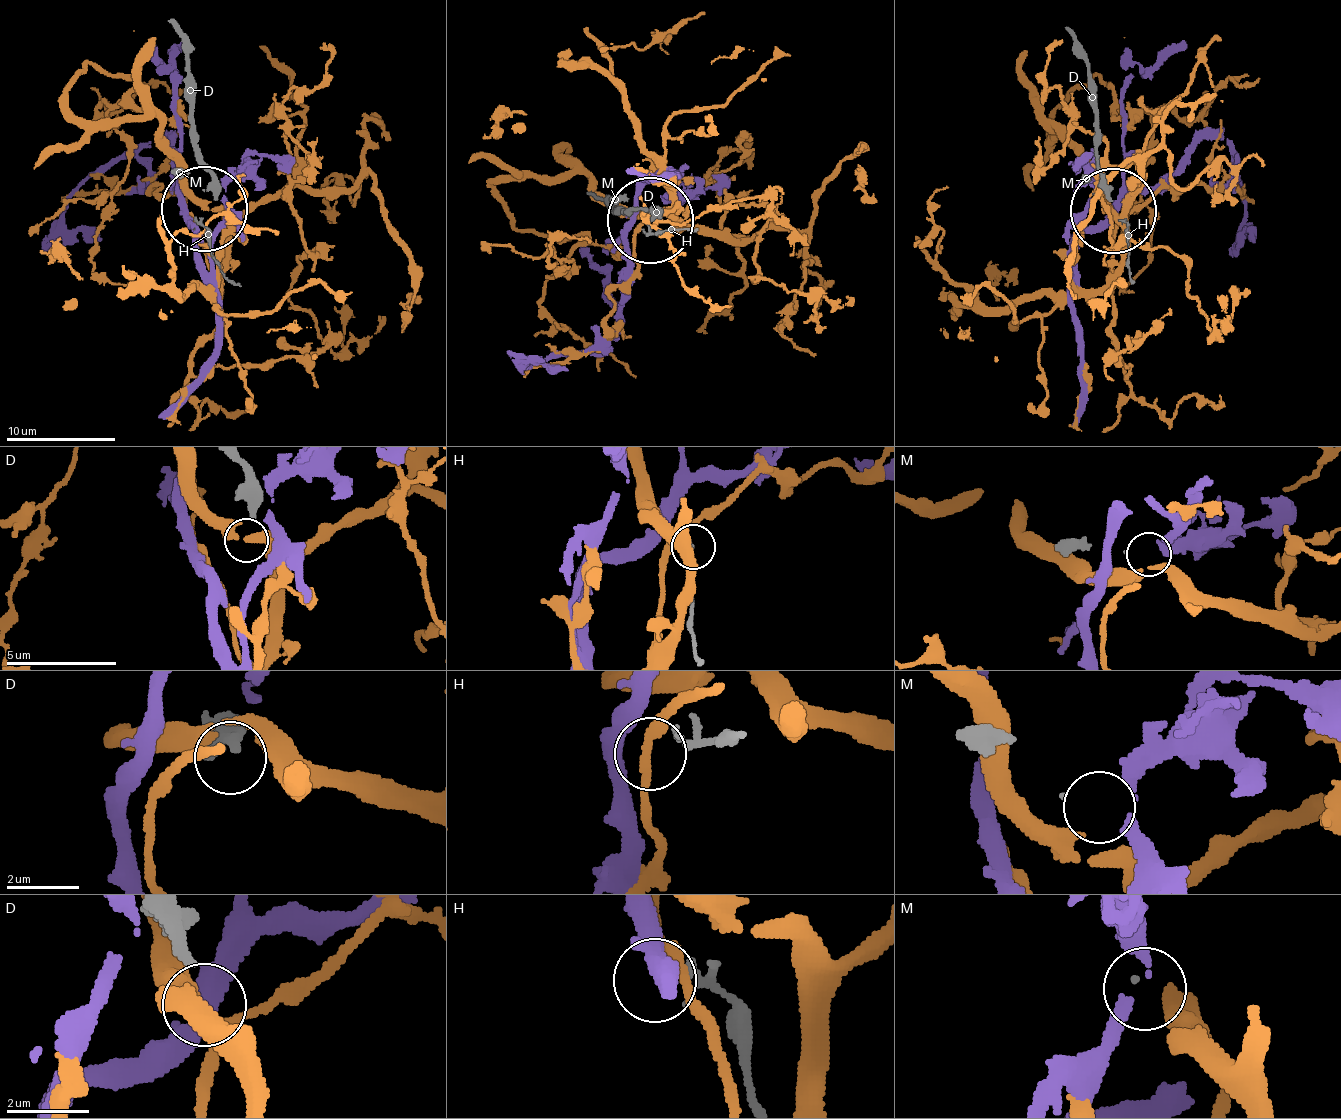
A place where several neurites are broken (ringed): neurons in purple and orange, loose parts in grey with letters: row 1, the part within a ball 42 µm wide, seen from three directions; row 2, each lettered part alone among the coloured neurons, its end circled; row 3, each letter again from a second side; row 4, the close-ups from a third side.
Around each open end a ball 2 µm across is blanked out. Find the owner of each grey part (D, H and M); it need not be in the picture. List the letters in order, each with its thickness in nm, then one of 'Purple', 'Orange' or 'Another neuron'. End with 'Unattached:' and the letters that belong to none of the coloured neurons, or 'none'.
D: Thickness 320 nm. Another neuron
H: Thickness 260 nm. Another neuron
M: Thickness 60 nm. Purple
Unattached: D, H

